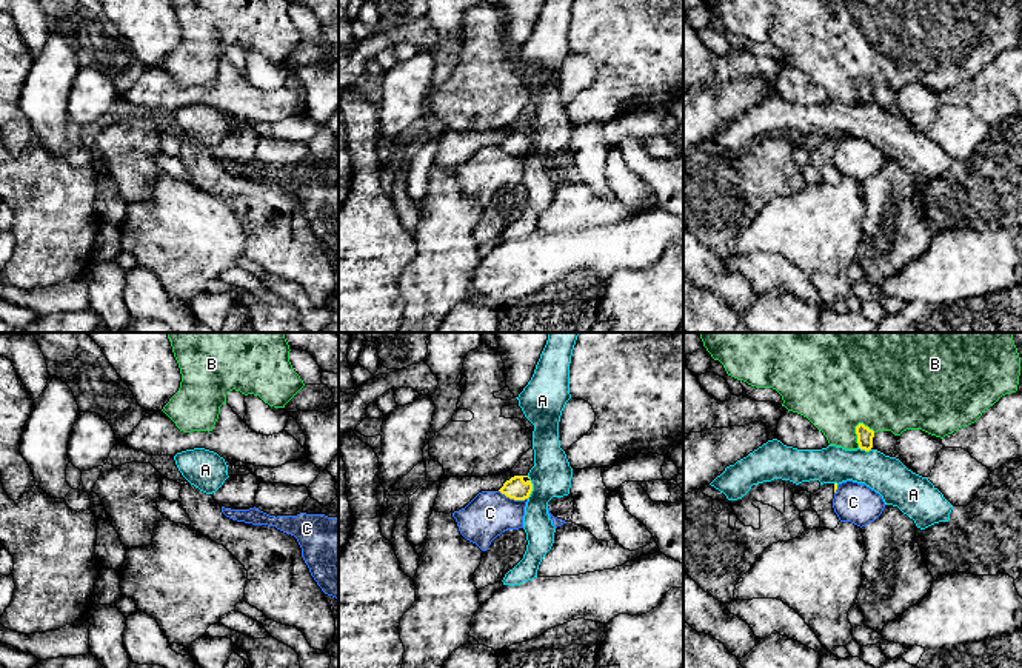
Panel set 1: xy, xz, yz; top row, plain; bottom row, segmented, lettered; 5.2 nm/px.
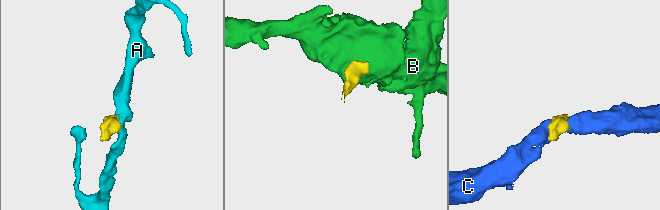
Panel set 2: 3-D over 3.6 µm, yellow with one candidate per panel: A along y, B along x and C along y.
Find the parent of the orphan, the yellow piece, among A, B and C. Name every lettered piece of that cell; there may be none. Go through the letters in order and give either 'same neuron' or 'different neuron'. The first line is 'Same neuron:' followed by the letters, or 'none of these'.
Same neuron: none of these
A: different neuron
B: different neuron
C: different neuron

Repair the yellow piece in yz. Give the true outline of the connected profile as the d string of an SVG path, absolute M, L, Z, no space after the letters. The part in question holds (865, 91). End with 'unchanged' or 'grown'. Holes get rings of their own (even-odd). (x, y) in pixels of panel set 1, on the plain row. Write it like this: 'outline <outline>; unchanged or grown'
outline M859 78L856 82L856 89L857 89L859 103L870 106L873 103L874 86L865 82L863 78Z; unchanged

